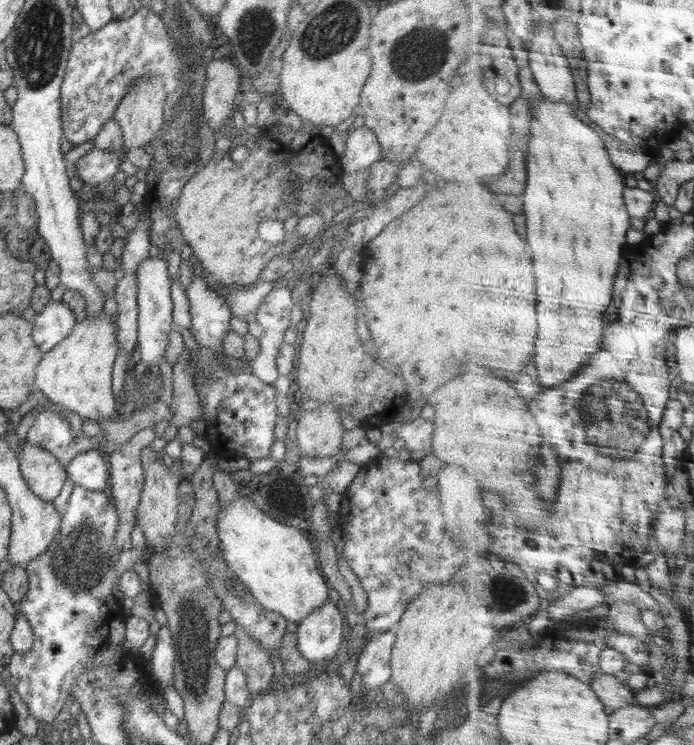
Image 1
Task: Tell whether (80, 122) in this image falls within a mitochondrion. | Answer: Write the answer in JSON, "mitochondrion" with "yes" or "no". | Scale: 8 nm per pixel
{"mitochondrion":"no"}

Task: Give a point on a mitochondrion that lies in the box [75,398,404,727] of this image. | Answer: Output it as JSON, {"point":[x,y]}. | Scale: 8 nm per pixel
{"point":[192,622]}

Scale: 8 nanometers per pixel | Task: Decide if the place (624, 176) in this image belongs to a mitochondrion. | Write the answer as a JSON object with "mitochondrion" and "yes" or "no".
{"mitochondrion":"no"}

